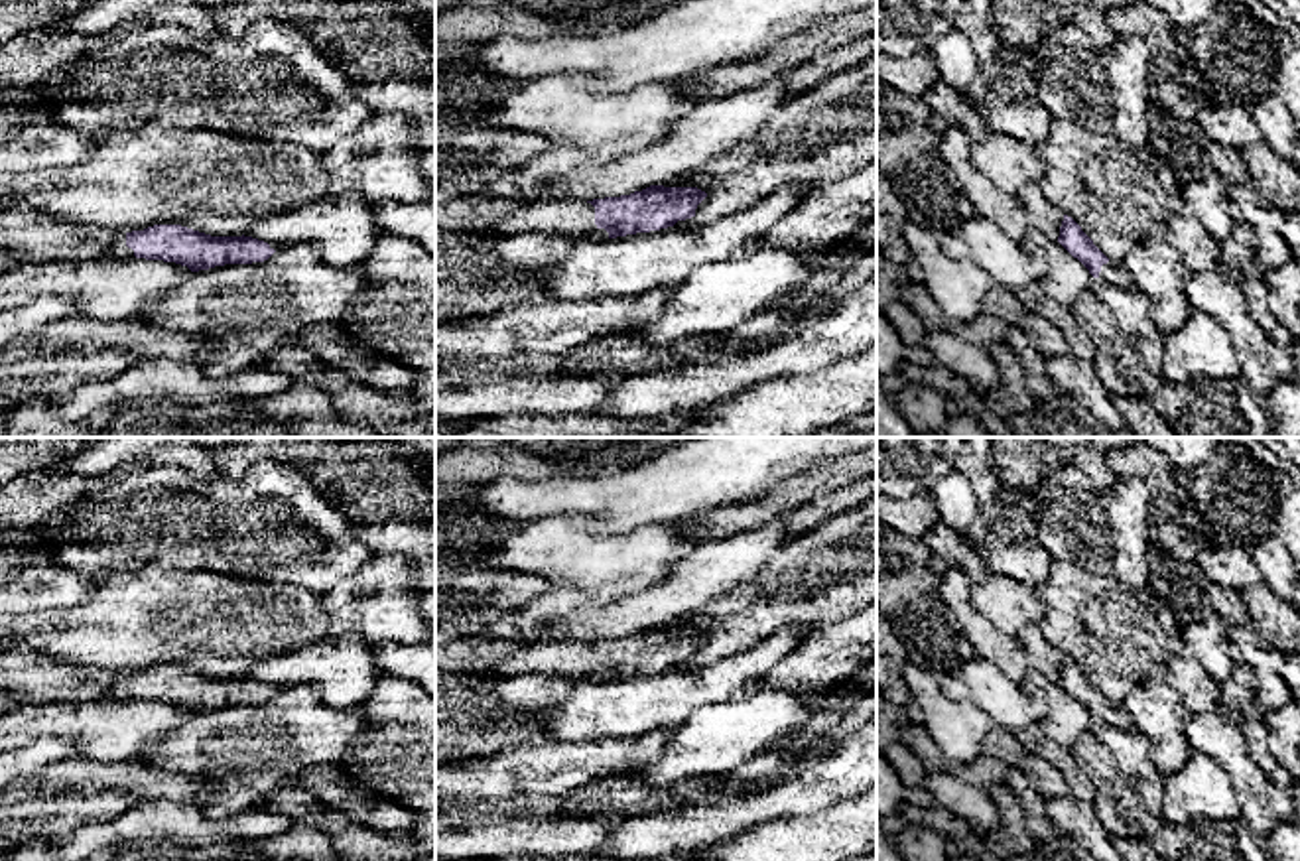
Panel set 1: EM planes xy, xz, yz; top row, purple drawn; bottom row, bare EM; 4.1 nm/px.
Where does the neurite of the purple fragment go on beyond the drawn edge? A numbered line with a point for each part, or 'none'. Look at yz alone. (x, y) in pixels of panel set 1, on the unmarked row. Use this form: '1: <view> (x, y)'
1: yz (1113, 714)

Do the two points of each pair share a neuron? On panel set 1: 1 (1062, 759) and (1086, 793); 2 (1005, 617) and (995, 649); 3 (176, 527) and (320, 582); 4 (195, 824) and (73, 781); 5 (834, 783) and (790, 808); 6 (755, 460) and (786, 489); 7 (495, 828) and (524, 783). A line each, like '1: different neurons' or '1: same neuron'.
1: same neuron
2: different neurons
3: same neuron
4: different neurons
5: same neuron
6: different neurons
7: different neurons

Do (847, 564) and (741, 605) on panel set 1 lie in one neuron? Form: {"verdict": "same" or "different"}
{"verdict": "same"}

